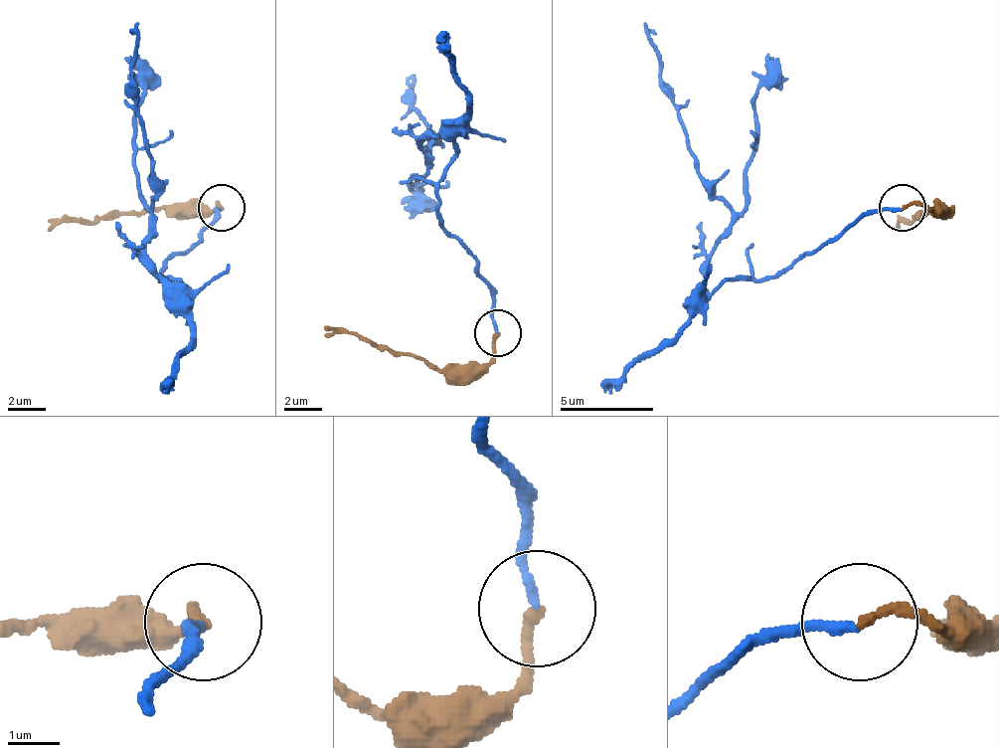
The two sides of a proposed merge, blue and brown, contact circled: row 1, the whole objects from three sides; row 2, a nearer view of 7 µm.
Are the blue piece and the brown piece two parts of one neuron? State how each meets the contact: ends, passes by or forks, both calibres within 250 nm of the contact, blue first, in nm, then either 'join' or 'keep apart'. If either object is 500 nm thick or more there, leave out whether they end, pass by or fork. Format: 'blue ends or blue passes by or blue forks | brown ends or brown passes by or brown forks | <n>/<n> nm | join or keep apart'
blue ends | brown ends | 160/180 nm | join

